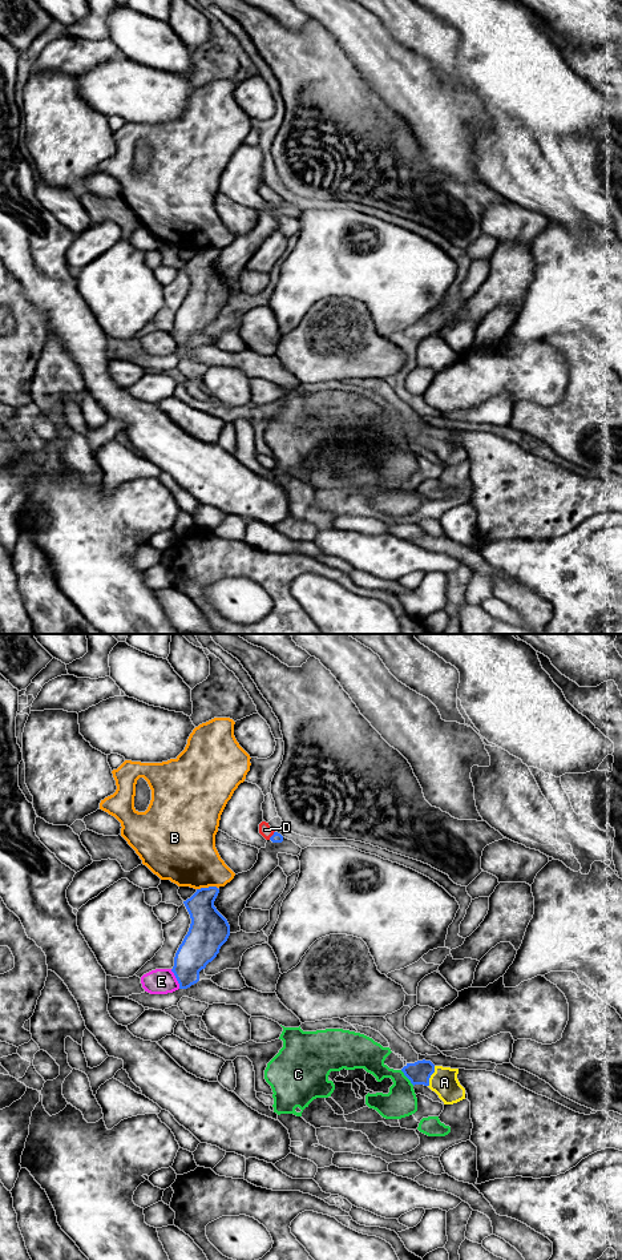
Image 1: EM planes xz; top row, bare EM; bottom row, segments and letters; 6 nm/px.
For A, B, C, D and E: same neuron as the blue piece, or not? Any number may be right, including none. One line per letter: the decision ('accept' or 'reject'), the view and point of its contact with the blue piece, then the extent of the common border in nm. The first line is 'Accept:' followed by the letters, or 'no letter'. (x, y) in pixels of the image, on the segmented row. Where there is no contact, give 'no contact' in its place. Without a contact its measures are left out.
Accept: A, D
A: accept | xz (429, 1077) | 130 nm
B: reject | xz (206, 888) | 130 nm
C: reject | xz (407, 1077) | 130 nm
D: accept | xz (273, 835) | 70 nm
E: reject | xz (176, 977) | 130 nm

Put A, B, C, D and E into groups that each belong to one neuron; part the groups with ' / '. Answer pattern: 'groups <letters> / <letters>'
groups A D / B / C / E

